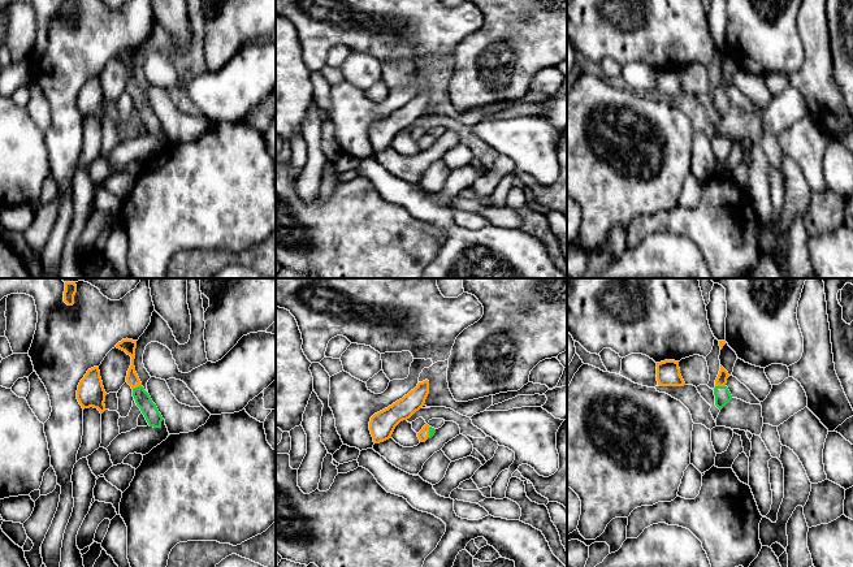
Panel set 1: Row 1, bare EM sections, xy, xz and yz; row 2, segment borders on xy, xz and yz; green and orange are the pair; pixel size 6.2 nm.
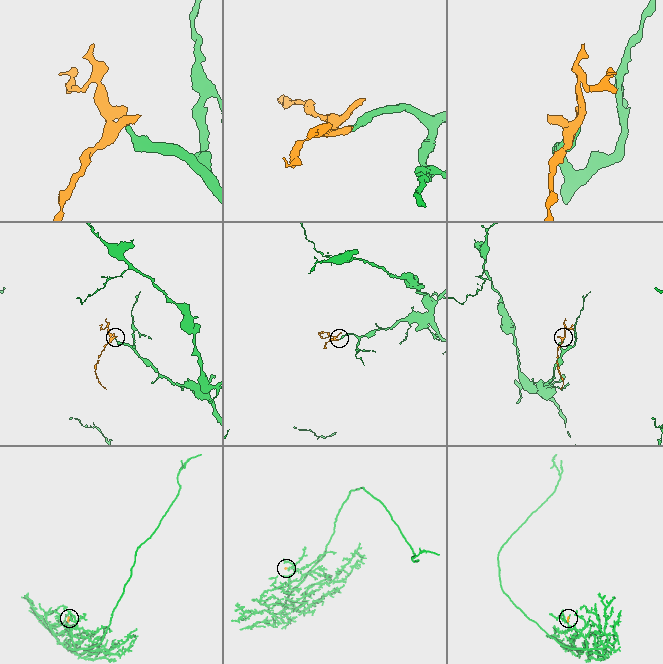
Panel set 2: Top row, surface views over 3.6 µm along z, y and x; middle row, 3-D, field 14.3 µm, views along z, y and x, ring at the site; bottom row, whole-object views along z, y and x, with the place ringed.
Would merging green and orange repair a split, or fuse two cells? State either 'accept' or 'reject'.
accept

